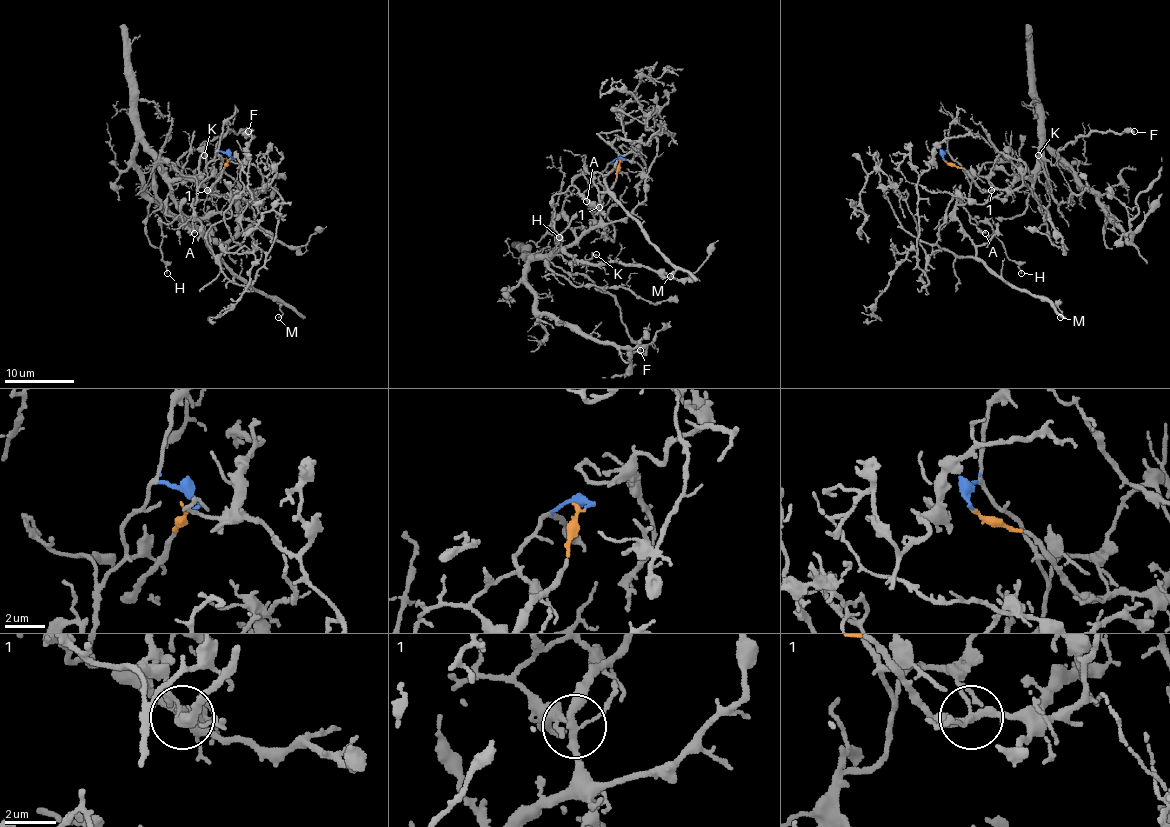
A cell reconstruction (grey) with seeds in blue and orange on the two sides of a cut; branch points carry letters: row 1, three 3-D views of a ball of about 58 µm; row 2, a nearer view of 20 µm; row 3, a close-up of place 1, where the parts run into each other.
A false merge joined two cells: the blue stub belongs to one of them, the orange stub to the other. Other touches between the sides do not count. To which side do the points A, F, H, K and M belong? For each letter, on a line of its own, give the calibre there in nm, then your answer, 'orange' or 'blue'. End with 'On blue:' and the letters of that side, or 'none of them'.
A: calibre 240 nm; blue
F: calibre 380 nm; orange
H: calibre 120 nm; blue
K: calibre 180 nm; orange
M: calibre 130 nm; blue
On blue: A, H, M

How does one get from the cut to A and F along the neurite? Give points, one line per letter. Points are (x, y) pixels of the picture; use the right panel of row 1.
A: (945, 160), (947, 152), (961, 166), (970, 193), (963, 204), (957, 202), (970, 221), (985, 233)
F: (945, 160), (982, 188), (1006, 190), (1032, 178), (1044, 160), (1055, 164), (1060, 150), (1081, 136), (1135, 131)

